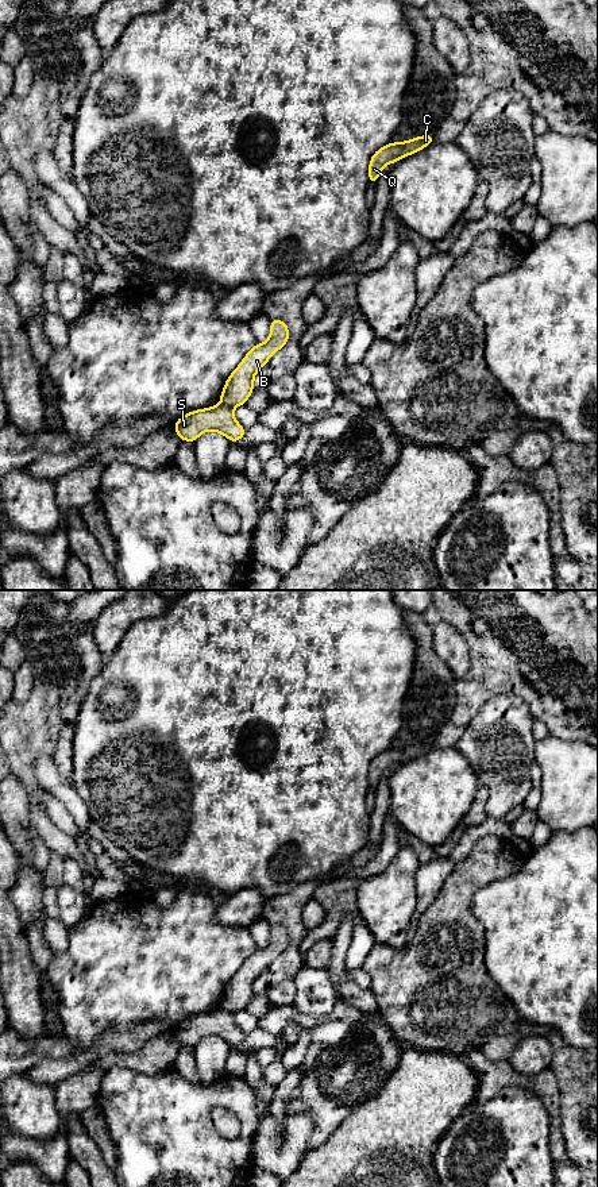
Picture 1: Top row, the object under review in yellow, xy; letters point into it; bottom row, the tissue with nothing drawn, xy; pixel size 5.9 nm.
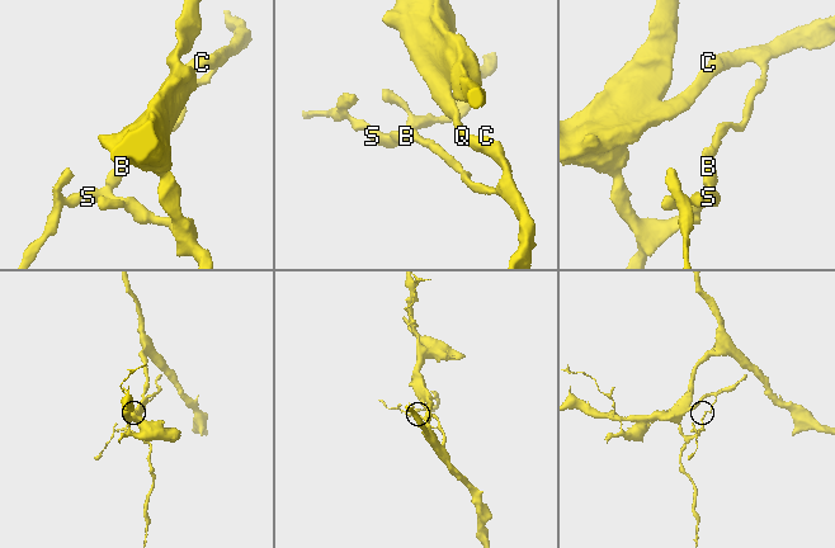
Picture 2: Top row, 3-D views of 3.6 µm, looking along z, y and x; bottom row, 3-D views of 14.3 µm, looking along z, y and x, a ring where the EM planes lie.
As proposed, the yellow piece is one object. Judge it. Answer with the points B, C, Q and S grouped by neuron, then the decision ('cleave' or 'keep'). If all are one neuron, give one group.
B C Q / S; cleave

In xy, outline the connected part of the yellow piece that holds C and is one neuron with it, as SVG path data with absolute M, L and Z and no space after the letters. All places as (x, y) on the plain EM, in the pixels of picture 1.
M425 739L405 747L391 747L378 754L369 767L369 787L374 790L386 770L394 770L401 763L409 762L433 747L435 740Z

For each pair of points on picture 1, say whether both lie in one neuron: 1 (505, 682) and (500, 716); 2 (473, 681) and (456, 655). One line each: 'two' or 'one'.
1: two
2: two

